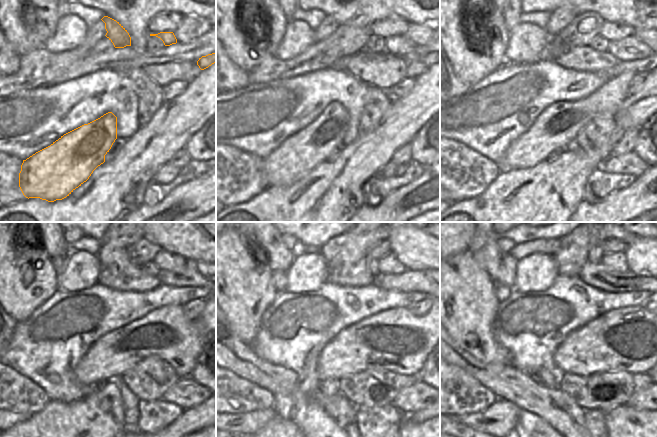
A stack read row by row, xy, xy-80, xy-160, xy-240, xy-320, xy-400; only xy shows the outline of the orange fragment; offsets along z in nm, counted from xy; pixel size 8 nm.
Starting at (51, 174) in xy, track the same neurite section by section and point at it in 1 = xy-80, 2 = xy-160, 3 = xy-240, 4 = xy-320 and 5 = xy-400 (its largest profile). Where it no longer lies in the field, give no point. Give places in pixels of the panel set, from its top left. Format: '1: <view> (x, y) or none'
1: xy-80 (296, 156)
2: xy-160 (560, 123)
3: xy-240 (166, 332)
4: xy-320 (397, 340)
5: xy-400 (632, 339)

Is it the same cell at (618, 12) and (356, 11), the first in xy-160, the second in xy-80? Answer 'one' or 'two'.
one

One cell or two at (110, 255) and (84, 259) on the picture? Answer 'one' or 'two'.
two

